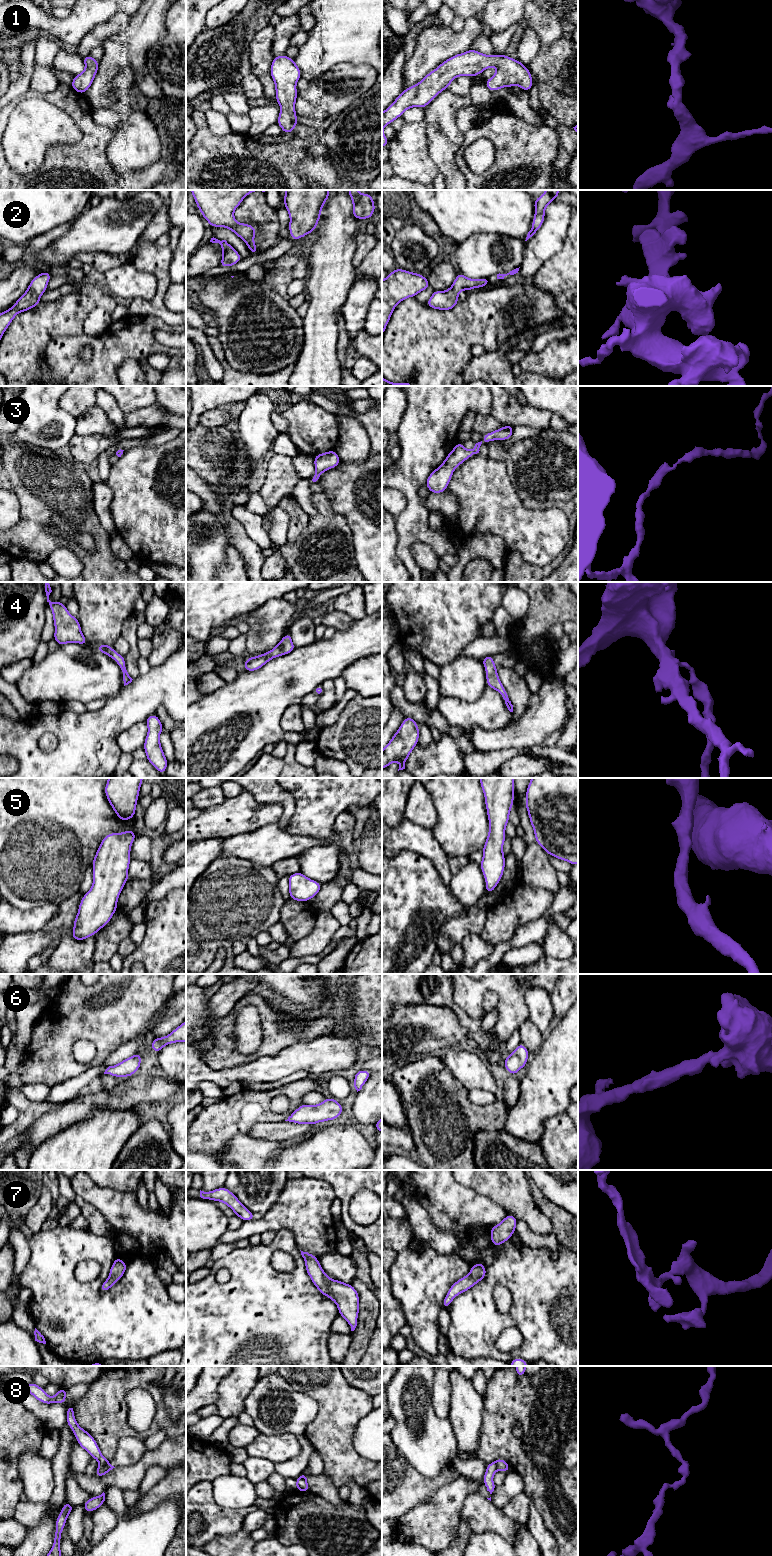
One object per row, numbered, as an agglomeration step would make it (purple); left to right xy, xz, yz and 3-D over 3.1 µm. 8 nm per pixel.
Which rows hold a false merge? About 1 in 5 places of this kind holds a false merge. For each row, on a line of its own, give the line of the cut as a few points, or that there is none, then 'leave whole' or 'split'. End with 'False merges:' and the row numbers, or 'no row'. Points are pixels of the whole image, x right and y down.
1: cut none; leave whole
2: cut none; leave whole
3: cut none; leave whole
4: cut none; leave whole
5: cut none; leave whole
6: cut none; leave whole
7: cut none; leave whole
8: cut xy (109, 1462), (100, 1466); split
False merges: 8

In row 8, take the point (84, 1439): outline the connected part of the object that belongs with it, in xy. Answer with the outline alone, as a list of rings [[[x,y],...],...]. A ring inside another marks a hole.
[[[69,1408],[67,1411],[66,1424],[68,1424],[73,1431],[77,1443],[86,1450],[92,1458],[96,1459],[100,1466],[106,1466],[110,1463],[110,1461],[101,1454],[100,1448],[92,1435],[78,1425],[73,1408]]]

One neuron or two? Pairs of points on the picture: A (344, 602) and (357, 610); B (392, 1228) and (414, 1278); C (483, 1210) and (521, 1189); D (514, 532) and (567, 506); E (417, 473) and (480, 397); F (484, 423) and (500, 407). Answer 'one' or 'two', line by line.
A: one
B: two
C: two
D: two
E: one
F: two

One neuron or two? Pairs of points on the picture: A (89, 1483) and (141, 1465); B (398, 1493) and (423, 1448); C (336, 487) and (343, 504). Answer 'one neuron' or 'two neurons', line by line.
A: one neuron
B: two neurons
C: one neuron

